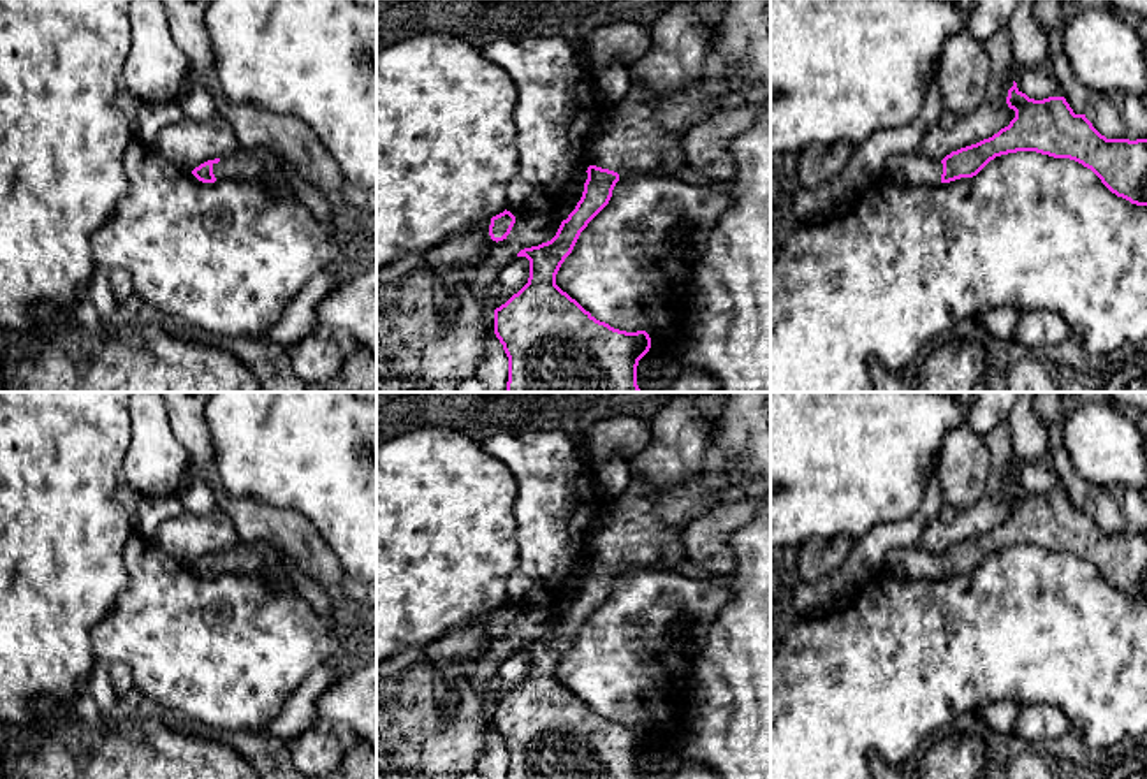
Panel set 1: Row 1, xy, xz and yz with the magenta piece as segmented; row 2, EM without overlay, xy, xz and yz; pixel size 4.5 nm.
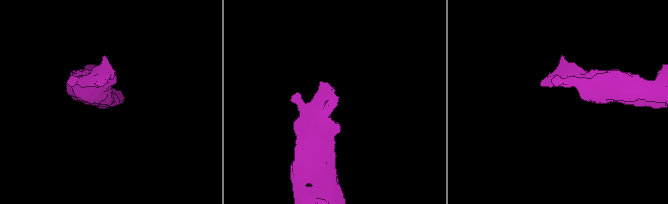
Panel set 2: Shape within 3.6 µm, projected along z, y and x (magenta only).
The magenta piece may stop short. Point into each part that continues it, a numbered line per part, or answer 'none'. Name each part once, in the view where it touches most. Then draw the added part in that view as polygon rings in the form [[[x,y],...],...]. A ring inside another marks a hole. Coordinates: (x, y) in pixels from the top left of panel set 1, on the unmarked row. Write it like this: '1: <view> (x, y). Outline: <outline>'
1: xy (245, 558). Outline: [[[239,542],[236,547],[222,550],[213,557],[213,568],[220,573],[259,573],[262,572],[266,582],[276,591],[296,591],[296,584],[289,575],[283,554],[271,545],[255,545]]]

